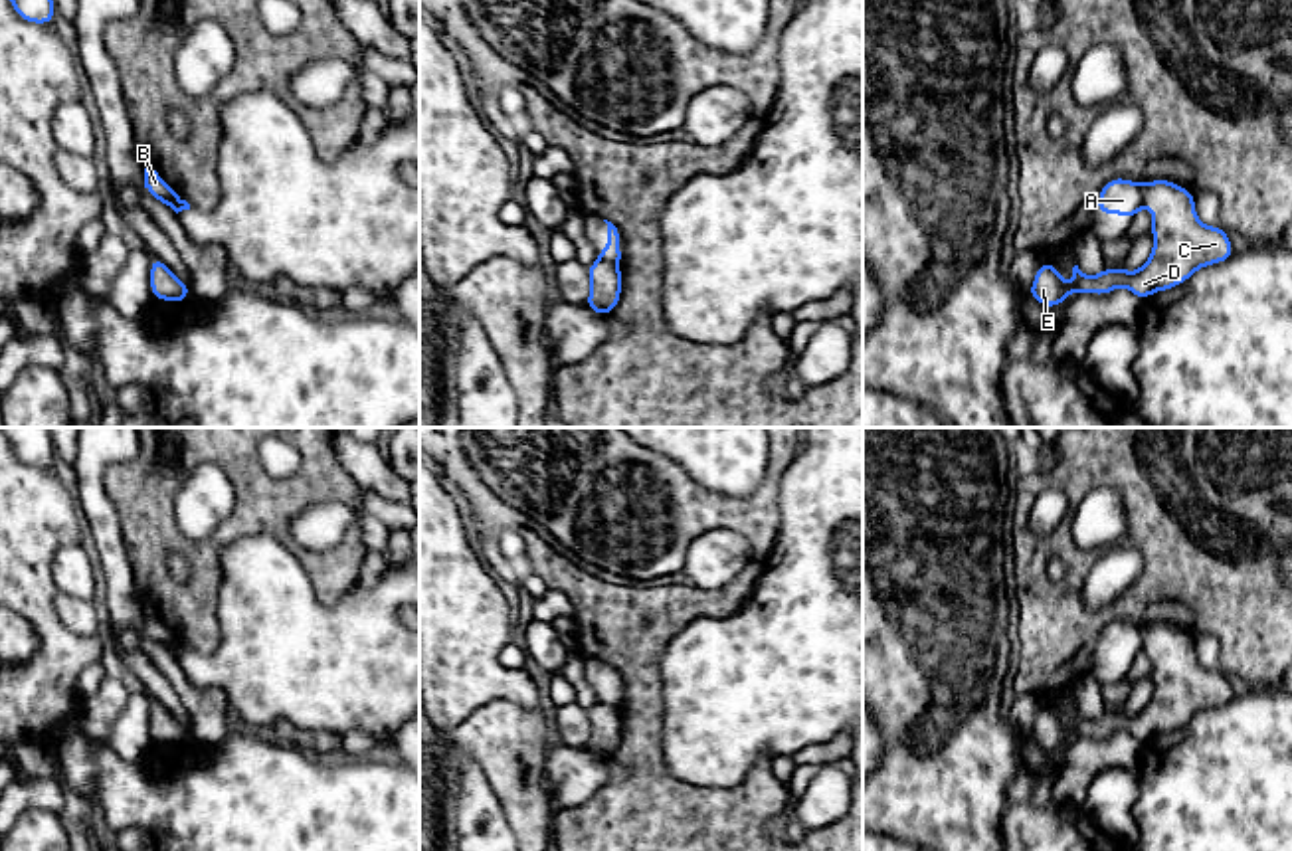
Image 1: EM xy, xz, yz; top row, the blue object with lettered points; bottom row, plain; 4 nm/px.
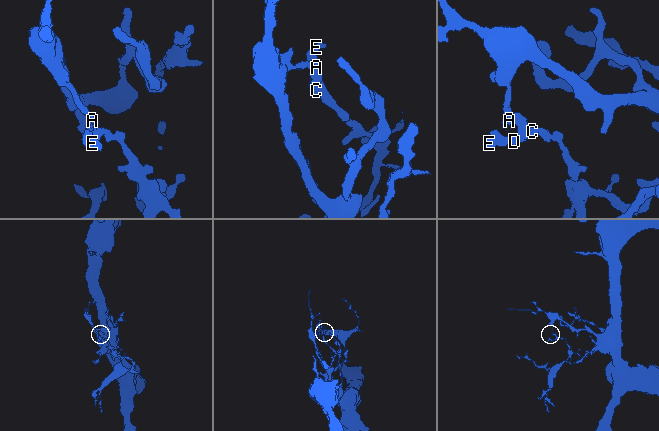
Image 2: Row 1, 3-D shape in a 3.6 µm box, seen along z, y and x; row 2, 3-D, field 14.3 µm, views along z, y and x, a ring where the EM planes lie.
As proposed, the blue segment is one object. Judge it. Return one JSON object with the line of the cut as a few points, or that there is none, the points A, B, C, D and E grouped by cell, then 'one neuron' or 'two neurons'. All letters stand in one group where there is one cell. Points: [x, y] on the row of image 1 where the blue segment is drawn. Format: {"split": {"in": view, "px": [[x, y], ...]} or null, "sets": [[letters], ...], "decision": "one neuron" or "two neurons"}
{"split": {"in": "yz", "px": [[1138, 185], [1144, 204]]}, "sets": [["A"], ["B", "C", "D", "E"]], "decision": "two neurons"}

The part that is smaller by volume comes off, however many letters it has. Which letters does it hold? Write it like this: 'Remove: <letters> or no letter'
Remove: B, C, D, E

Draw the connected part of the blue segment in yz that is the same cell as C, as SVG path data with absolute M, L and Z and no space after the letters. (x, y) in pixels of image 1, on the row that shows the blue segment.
M1150 180L1140 184L1140 190L1144 206L1154 214L1154 251L1138 271L1128 273L1120 265L1090 277L1074 265L1074 283L1068 289L1059 269L1045 259L1027 295L1053 309L1064 303L1070 293L1108 295L1116 287L1126 287L1144 301L1152 293L1185 283L1197 269L1223 263L1235 253L1221 226L1211 228L1199 222L1195 194L1171 180Z

